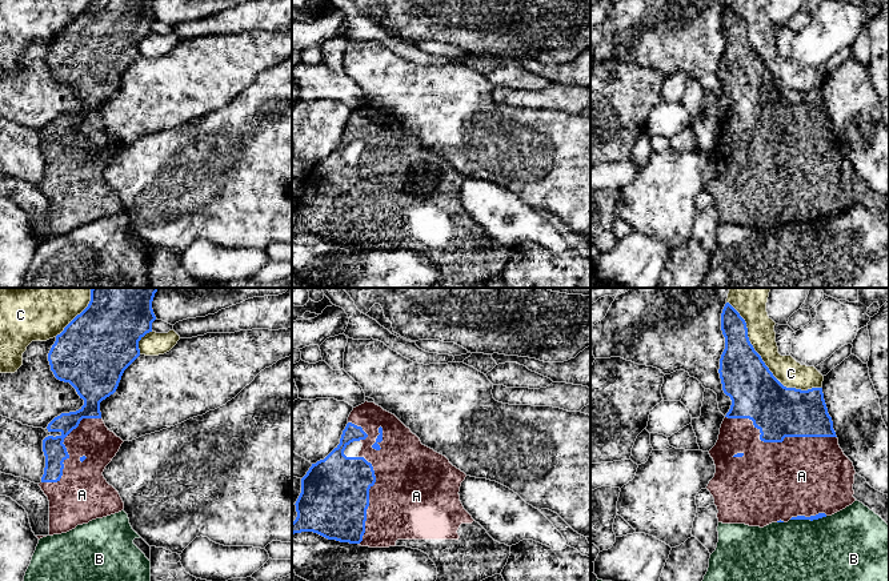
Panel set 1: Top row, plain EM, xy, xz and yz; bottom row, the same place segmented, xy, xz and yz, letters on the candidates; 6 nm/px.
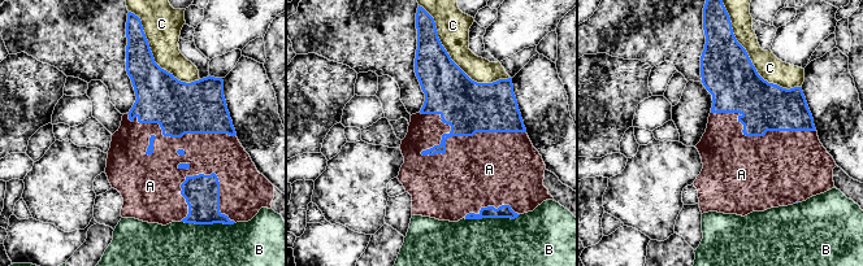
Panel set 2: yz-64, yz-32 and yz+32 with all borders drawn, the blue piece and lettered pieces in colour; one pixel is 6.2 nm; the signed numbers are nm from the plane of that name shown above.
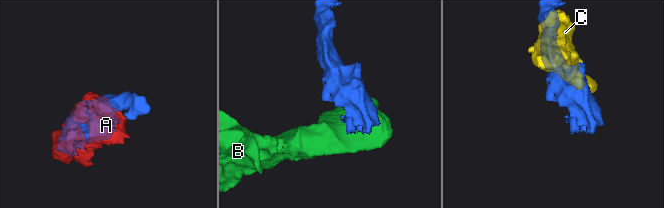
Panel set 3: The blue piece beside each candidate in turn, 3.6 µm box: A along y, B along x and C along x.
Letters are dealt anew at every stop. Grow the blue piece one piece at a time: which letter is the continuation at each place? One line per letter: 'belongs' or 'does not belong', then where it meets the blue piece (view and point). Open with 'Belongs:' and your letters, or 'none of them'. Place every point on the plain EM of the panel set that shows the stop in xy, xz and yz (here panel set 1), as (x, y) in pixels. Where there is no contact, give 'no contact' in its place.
Belongs: A
A: belongs; contact yz (776, 143)
B: does not belong; contact yz (808, 220)
C: does not belong; contact yz (763, 63)

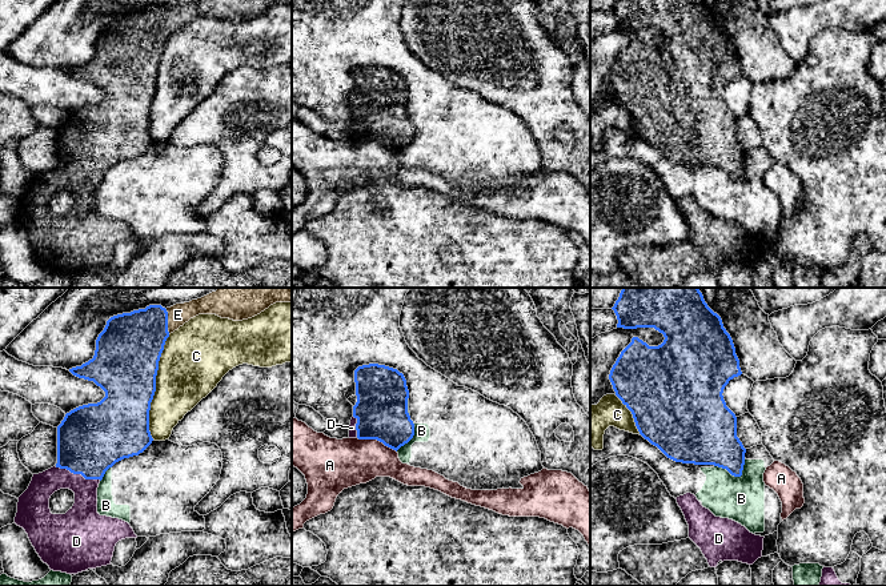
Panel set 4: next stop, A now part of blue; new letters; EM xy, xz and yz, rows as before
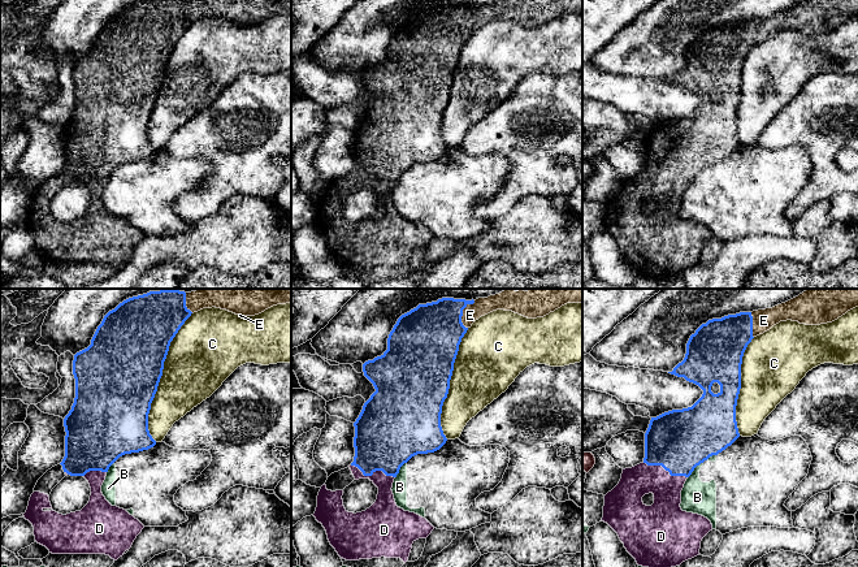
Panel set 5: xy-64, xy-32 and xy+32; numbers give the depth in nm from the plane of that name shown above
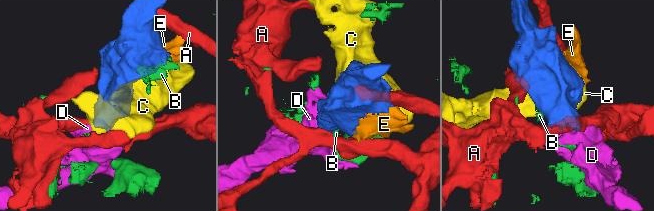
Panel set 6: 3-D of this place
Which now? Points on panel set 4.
Belongs: D, E
A: does not belong; contact xz (377, 141)
B: does not belong; contact yz (736, 177)
C: does not belong; contact xy (155, 88)
D: belongs; contact xy (77, 175)
E: belongs; contact xy (167, 23)

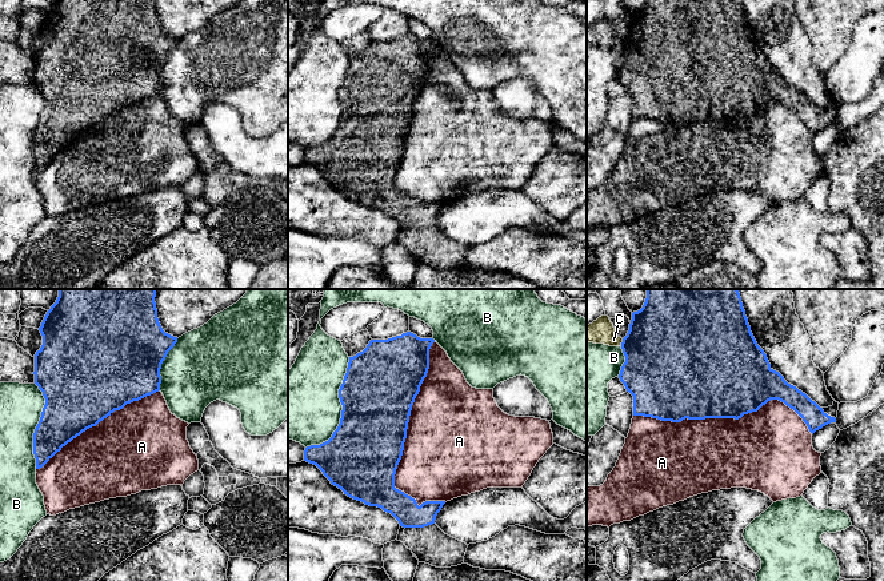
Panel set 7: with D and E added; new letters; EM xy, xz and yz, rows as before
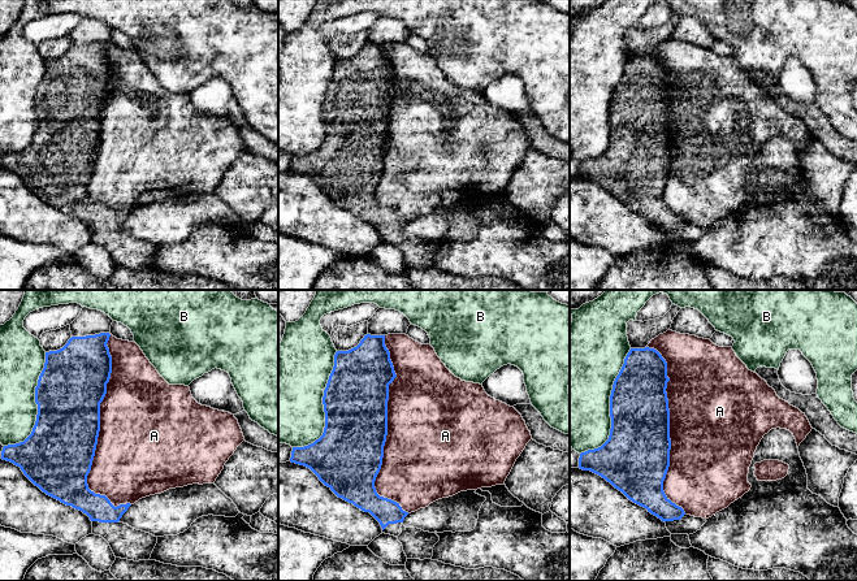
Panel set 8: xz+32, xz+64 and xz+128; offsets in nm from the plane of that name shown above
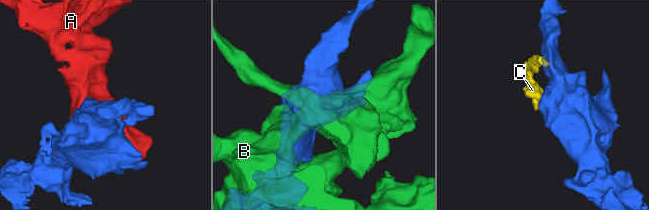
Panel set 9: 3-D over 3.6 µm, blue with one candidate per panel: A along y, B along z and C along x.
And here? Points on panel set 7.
Belongs: none of them
A: does not belong; contact xz (407, 129)
B: does not belong; contact xz (343, 111)
C: does not belong; contact yz (622, 44)

